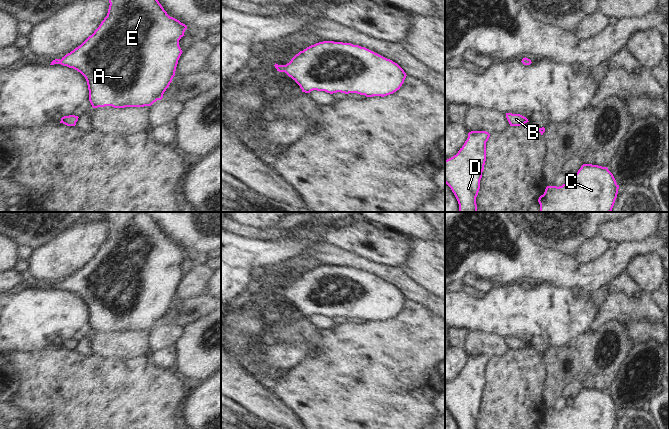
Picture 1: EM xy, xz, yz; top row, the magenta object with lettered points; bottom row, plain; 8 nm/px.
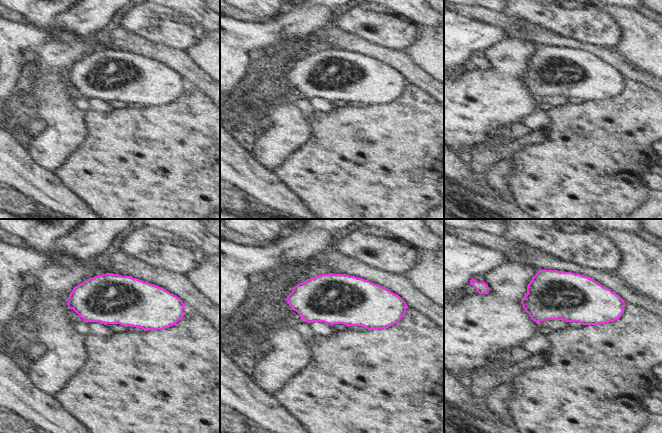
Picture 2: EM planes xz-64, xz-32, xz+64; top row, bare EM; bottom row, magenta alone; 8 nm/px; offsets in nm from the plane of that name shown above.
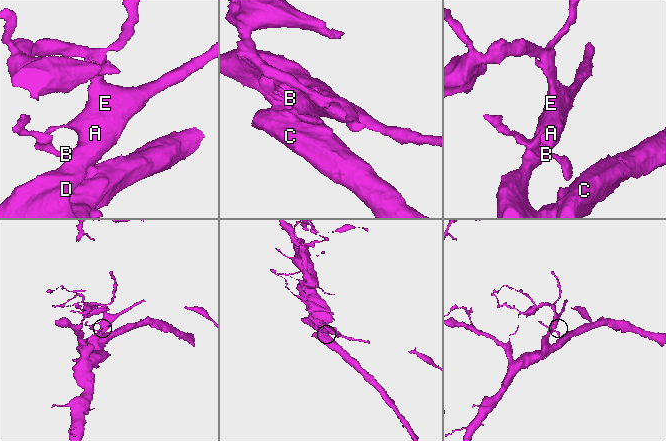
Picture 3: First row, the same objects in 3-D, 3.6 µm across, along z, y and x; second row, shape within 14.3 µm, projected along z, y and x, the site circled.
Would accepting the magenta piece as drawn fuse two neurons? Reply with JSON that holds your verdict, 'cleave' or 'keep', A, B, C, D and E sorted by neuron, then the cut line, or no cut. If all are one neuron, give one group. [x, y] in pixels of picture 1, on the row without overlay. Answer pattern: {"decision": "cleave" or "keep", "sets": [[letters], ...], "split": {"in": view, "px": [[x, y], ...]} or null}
{"decision": "keep", "sets": [["A", "B", "C", "D", "E"]], "split": null}

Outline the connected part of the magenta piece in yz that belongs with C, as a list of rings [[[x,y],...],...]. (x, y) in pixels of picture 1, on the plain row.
[[[583,388],[562,410],[547,410],[538,423],[540,429],[614,429],[619,409],[607,391]]]

